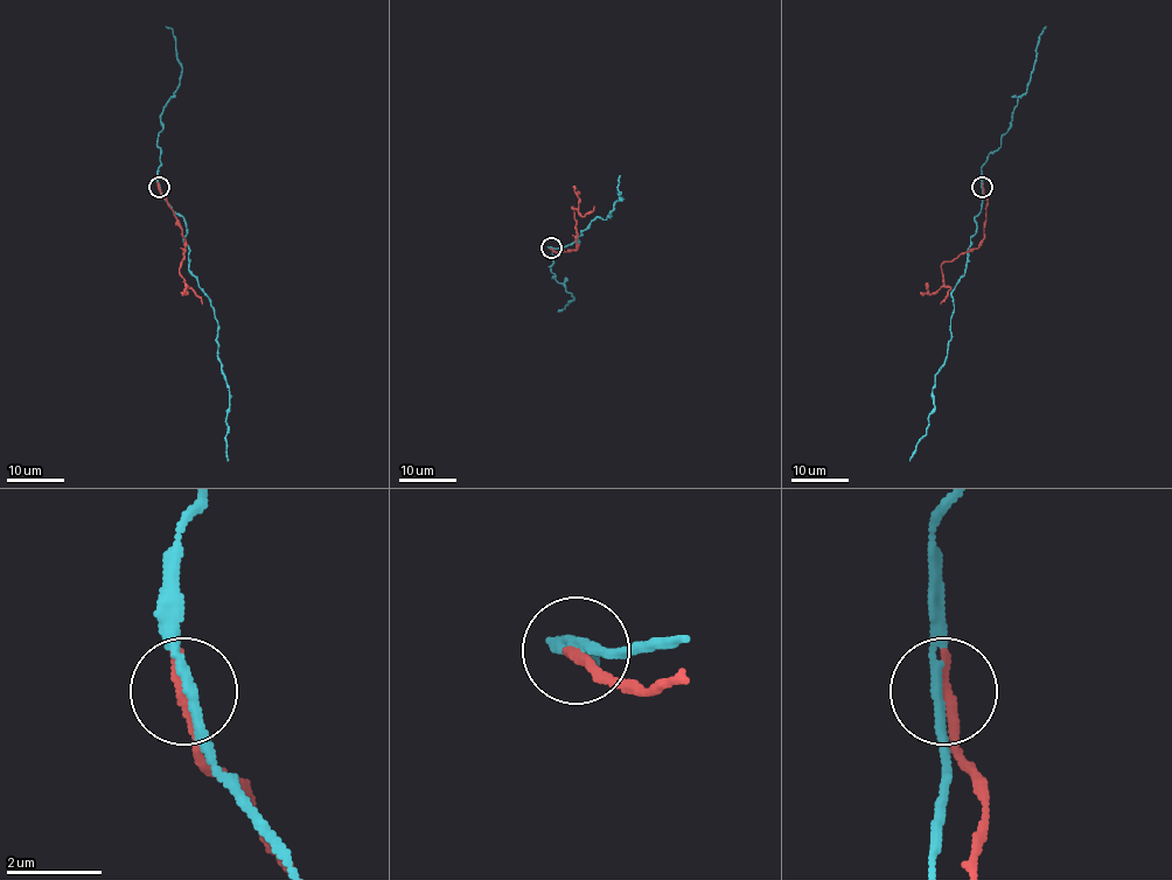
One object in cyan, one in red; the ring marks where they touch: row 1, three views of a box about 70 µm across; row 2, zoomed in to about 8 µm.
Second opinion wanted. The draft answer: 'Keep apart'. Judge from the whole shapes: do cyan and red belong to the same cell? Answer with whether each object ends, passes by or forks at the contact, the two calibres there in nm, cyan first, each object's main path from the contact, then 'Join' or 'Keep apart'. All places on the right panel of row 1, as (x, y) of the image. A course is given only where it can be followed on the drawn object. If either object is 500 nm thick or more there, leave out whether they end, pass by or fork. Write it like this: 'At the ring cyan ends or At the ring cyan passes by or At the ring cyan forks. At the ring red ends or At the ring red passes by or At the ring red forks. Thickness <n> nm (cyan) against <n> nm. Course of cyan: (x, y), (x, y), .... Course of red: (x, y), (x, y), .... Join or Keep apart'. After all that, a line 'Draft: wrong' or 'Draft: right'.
At the ring cyan passes by. At the ring red ends. Thickness 190 nm (cyan) against 280 nm. Course of cyan: (982, 188), (965, 271), (951, 292), (951, 337), (935, 375), (934, 411), (909, 461). Course of red: (983, 188), (986, 207), (983, 242), (941, 265), (942, 283), (950, 287), (940, 304). Keep apart
Draft: right

